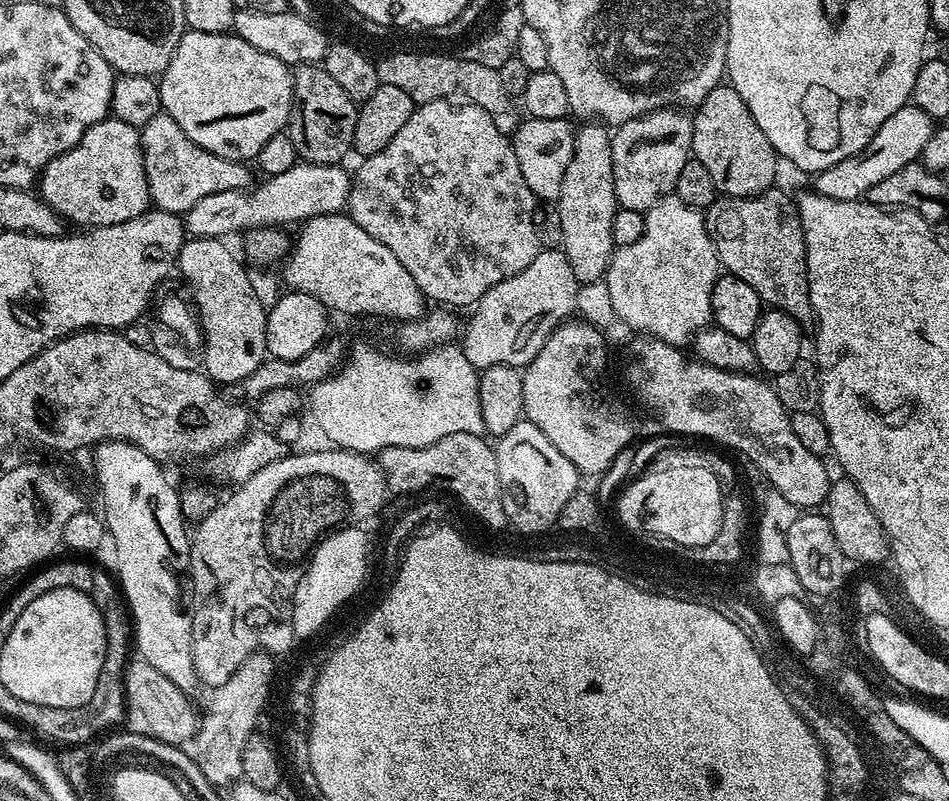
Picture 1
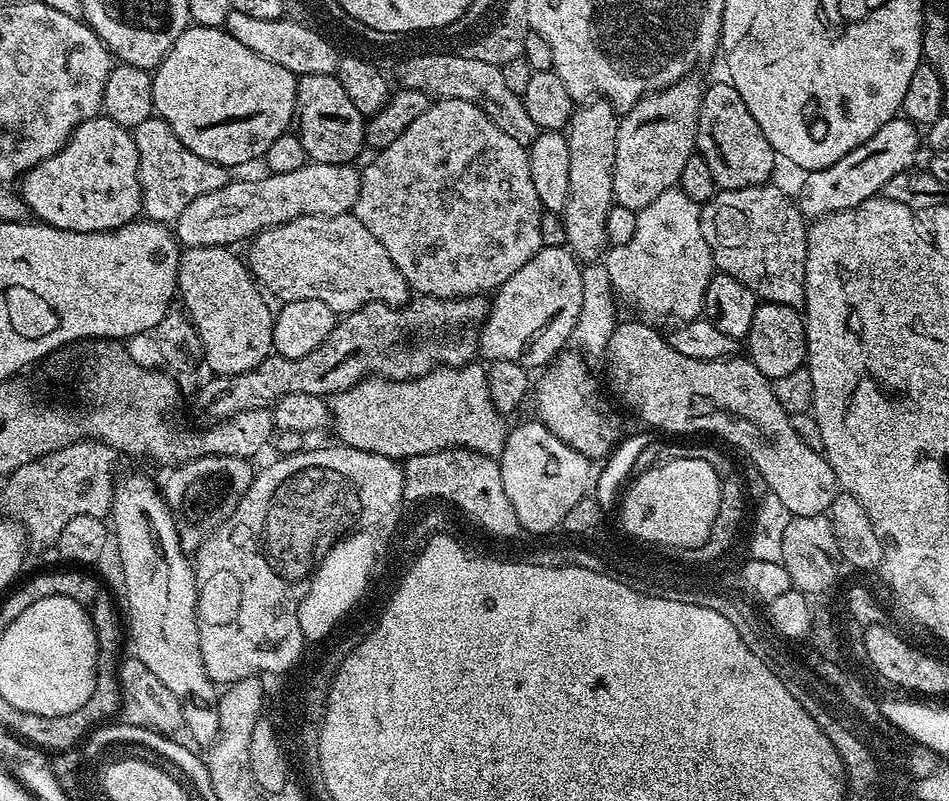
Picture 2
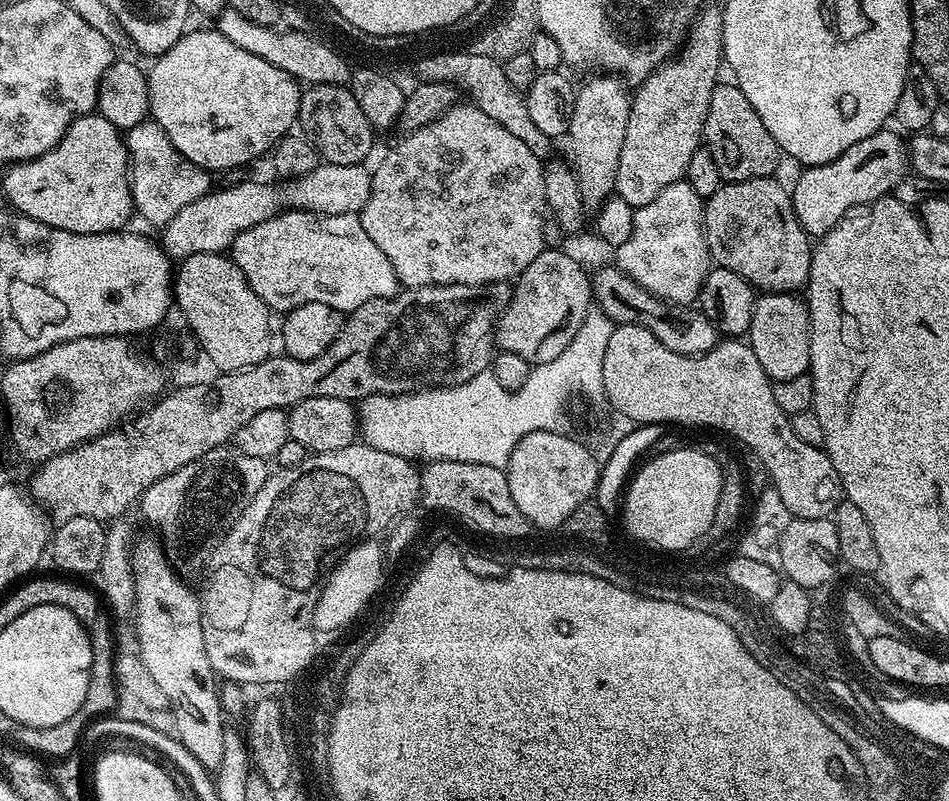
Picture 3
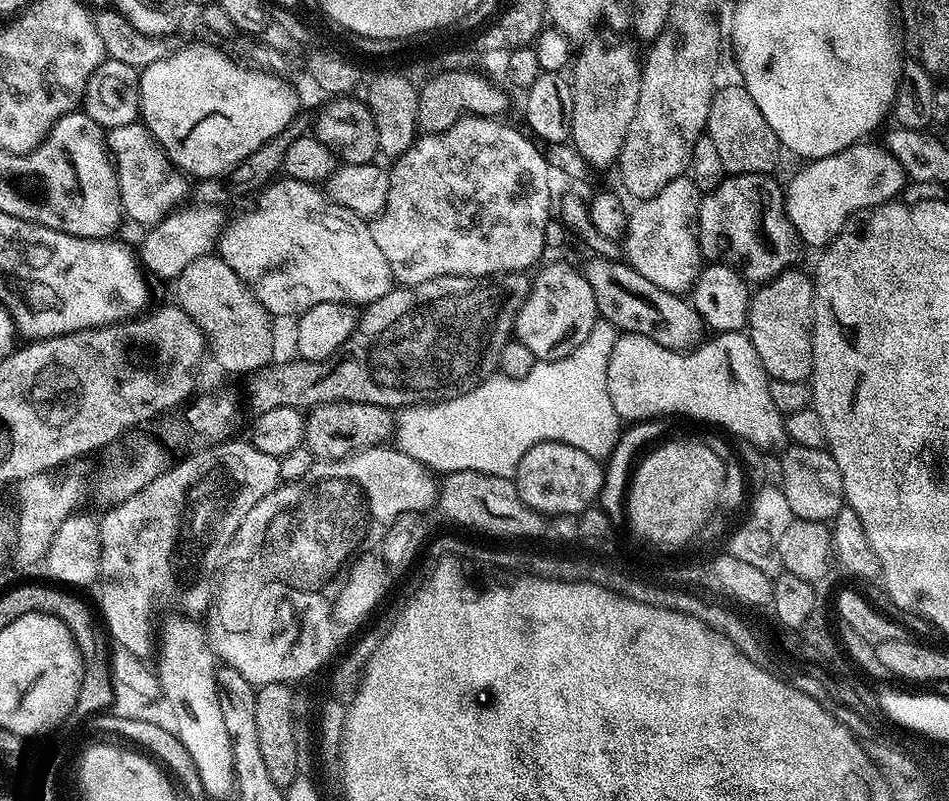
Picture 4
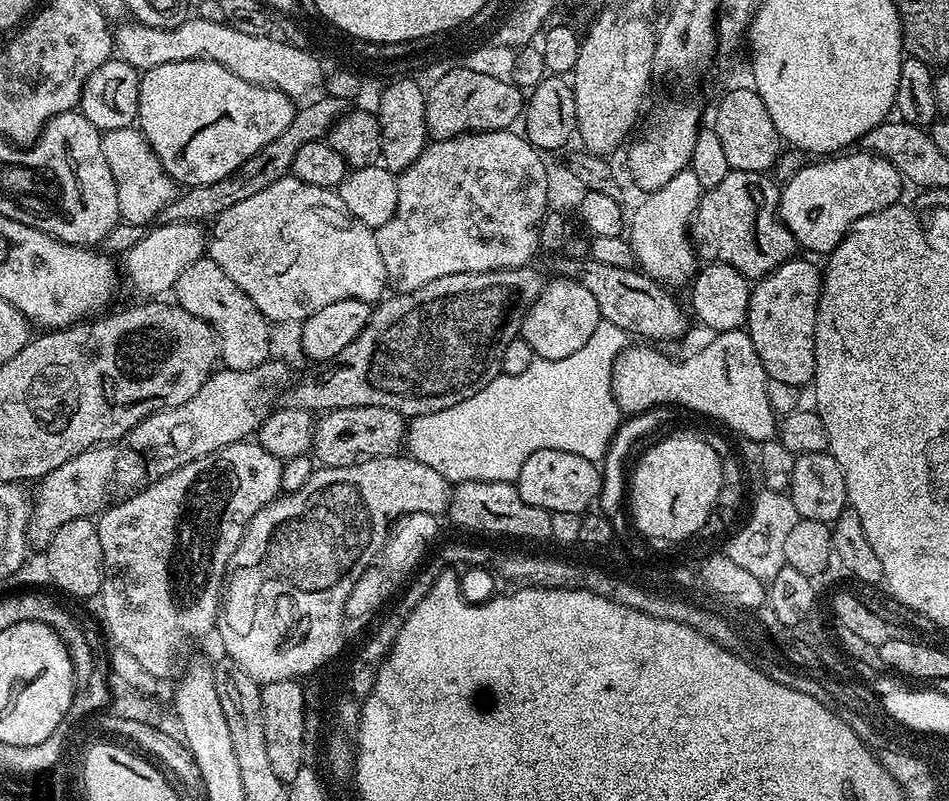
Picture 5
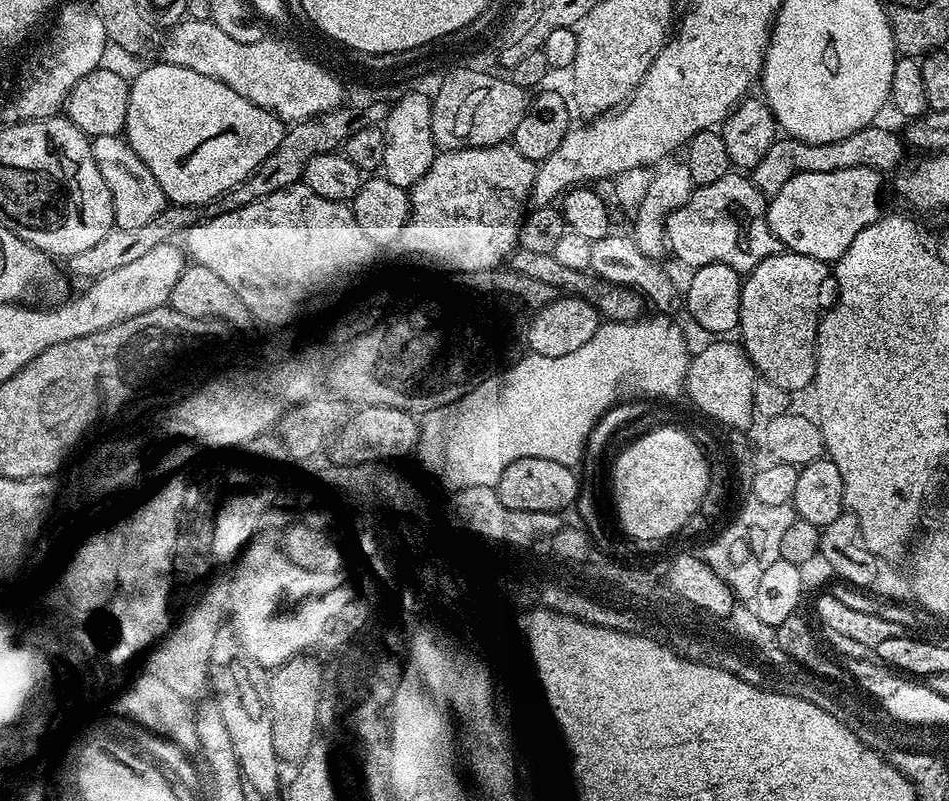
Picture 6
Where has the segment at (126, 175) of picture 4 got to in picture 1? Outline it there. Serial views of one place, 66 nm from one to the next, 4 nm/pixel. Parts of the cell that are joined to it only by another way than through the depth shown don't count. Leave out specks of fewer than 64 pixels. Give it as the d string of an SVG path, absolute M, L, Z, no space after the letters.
M163 110L140 129L140 141L146 166L148 198L161 212L187 214L210 194L222 194L222 190L243 192L253 187L253 169L247 163L202 150L202 146L190 142L190 138L182 134L182 126L178 126L178 122L174 122L174 118L170 118Z

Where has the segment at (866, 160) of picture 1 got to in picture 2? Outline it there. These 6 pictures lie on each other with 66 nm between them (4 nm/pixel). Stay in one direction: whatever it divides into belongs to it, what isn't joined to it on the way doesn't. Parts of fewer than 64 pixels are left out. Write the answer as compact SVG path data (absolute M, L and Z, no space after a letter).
M897 118L886 122L878 134L866 138L862 146L850 150L846 158L838 158L834 166L826 166L817 172L807 173L800 188L800 211L808 218L829 216L842 210L857 208L871 196L881 195L882 189L894 174L902 174L913 167L916 151L922 148L922 132L911 120Z

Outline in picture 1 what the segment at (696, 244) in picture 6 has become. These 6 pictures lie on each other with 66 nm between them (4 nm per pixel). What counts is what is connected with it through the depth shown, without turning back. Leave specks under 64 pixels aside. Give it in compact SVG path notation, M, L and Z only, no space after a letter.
M773 186L761 196L732 198L707 209L708 232L716 247L720 267L734 278L742 278L769 309L785 312L801 322L813 319L808 289L808 267L800 216L793 197Z

